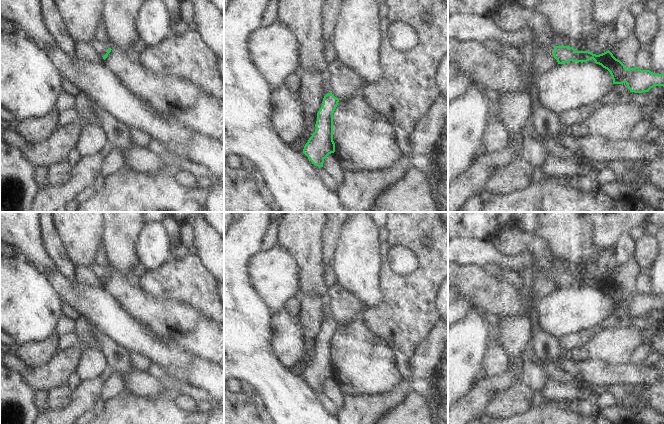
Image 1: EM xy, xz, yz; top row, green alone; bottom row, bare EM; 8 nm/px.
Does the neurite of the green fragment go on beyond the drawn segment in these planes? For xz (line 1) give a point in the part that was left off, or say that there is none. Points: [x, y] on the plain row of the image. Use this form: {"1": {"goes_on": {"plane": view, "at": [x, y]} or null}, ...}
{"1": {"goes_on": null}}

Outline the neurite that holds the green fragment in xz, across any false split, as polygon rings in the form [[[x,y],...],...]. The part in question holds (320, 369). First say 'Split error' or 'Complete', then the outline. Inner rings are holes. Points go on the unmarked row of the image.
Complete. [[[331,316],[323,322],[323,328],[317,337],[315,356],[305,368],[303,377],[318,391],[323,391],[324,383],[335,376],[333,365],[333,337],[339,323]]]

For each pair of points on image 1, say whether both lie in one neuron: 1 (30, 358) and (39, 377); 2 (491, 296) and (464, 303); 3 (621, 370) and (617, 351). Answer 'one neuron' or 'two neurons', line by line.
1: two neurons
2: two neurons
3: two neurons

